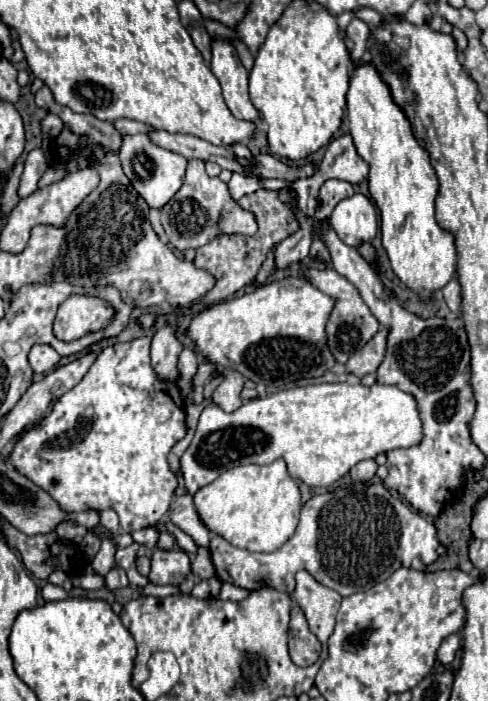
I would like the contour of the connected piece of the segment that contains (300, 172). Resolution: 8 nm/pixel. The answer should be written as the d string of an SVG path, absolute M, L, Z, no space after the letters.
M258 155L256 161L248 161L248 159L238 159L248 173L256 175L256 177L276 177L276 179L286 179L286 181L296 181L296 179L302 179L302 177L312 177L318 169L314 163L308 163L308 165L302 165L302 167L296 167L296 165L288 165L288 163L282 163L280 159L272 157L272 155Z

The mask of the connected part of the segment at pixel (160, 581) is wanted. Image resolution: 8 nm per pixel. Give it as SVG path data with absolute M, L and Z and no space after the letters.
M156 549L152 555L152 571L148 575L148 581L154 585L178 587L190 575L190 569L190 559L182 549Z

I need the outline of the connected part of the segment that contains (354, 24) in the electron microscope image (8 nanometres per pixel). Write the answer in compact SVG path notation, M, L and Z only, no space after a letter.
M355 18L347 27L346 35L354 42L354 49L351 53L353 65L359 65L362 61L366 44L370 35L370 28L364 21Z

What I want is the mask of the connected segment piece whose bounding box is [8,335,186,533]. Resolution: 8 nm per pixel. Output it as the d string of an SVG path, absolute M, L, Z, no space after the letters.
M144 335L144 337L138 337L138 339L132 339L128 343L116 343L116 345L110 345L106 347L100 357L94 361L94 365L88 369L88 373L84 375L84 379L72 387L68 393L64 393L52 407L52 413L48 417L44 417L38 425L34 425L30 431L26 431L14 445L12 453L8 455L8 463L14 465L22 475L30 475L30 479L40 485L44 491L48 491L64 511L88 511L88 509L94 509L94 511L104 511L104 509L114 509L120 517L120 531L122 533L132 533L136 529L144 529L144 527L152 527L156 525L168 511L168 505L172 503L172 497L174 497L174 489L178 485L176 481L176 475L170 471L168 467L168 451L172 449L172 445L176 441L180 441L184 435L186 435L186 423L184 423L184 399L180 397L180 389L176 387L176 383L170 383L170 381L160 381L150 365L150 341L152 337L150 335Z

